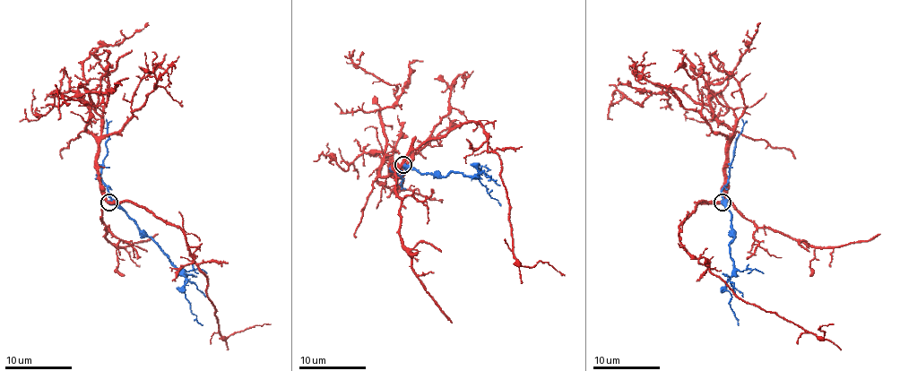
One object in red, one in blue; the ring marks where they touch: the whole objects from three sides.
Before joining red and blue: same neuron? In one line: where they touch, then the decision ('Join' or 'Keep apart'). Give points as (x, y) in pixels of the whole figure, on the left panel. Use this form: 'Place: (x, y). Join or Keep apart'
Place: (109, 202). Keep apart

